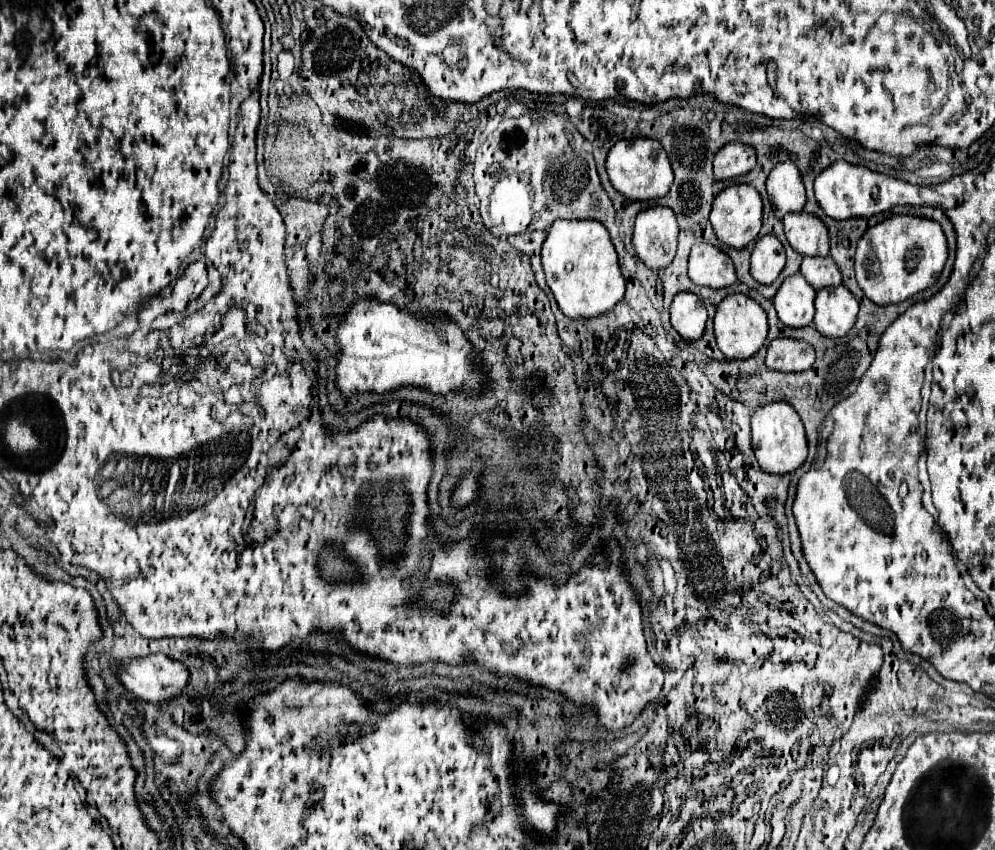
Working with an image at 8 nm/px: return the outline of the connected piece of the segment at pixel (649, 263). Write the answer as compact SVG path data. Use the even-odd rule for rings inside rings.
M648 207L634 221L632 245L648 269L666 269L676 255L678 223L670 207Z

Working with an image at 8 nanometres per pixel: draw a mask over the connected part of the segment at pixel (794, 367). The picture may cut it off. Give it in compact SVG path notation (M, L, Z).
M776 339L768 345L766 365L774 371L806 371L814 363L814 349L800 339Z

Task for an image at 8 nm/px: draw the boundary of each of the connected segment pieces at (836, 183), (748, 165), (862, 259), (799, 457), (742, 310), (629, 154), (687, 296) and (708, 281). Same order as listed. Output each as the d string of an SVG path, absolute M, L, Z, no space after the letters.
M836 161L830 167L826 167L814 179L814 191L824 213L834 219L872 217L876 213L888 211L894 205L922 205L920 191L916 185L910 185L896 177L874 173L862 165L852 165L848 161Z
M728 143L716 151L714 157L714 177L718 181L732 179L736 175L752 171L756 165L756 151L752 145L744 143Z
M892 215L866 229L864 237L858 241L854 269L864 295L878 305L886 305L900 303L930 287L940 277L946 257L946 237L936 221L914 215Z
M772 401L772 405L760 405L760 409L754 409L752 413L752 451L760 463L760 467L768 473L786 475L798 469L808 455L806 445L806 433L804 425L786 401Z
M734 293L734 295L726 295L716 309L716 317L714 317L714 335L718 341L720 351L724 353L726 359L748 359L752 357L766 341L768 335L768 323L766 323L766 313L764 309L758 305L758 301L754 301L748 295L742 293Z
M620 139L610 151L606 159L606 171L610 177L612 187L626 195L628 199L636 201L648 201L664 197L674 181L674 173L668 161L668 155L664 153L664 147L654 139Z
M692 291L678 293L670 305L670 319L672 319L672 327L686 341L700 339L706 327L706 305Z
M696 243L688 259L688 277L696 285L712 289L728 287L736 281L732 259L710 243Z

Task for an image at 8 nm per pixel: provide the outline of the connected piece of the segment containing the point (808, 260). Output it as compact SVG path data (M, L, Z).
M804 257L800 273L808 279L814 289L836 287L842 283L842 273L832 261L832 257Z

